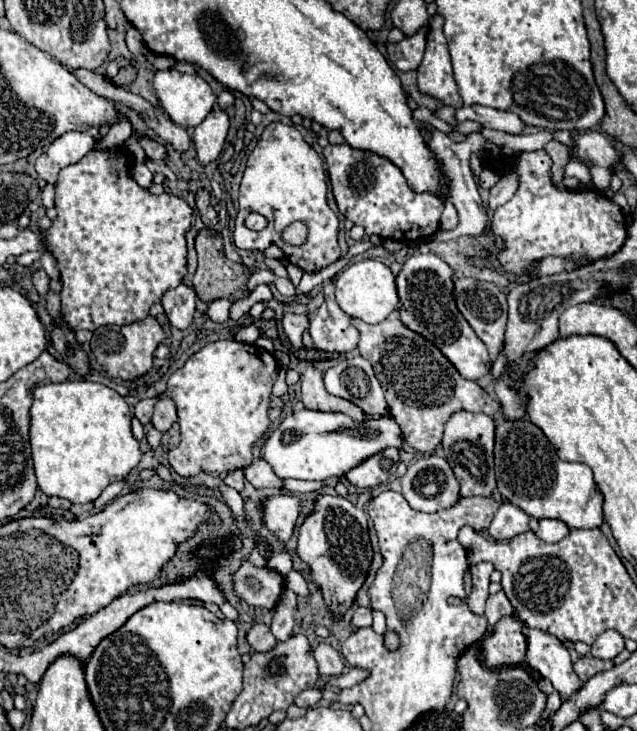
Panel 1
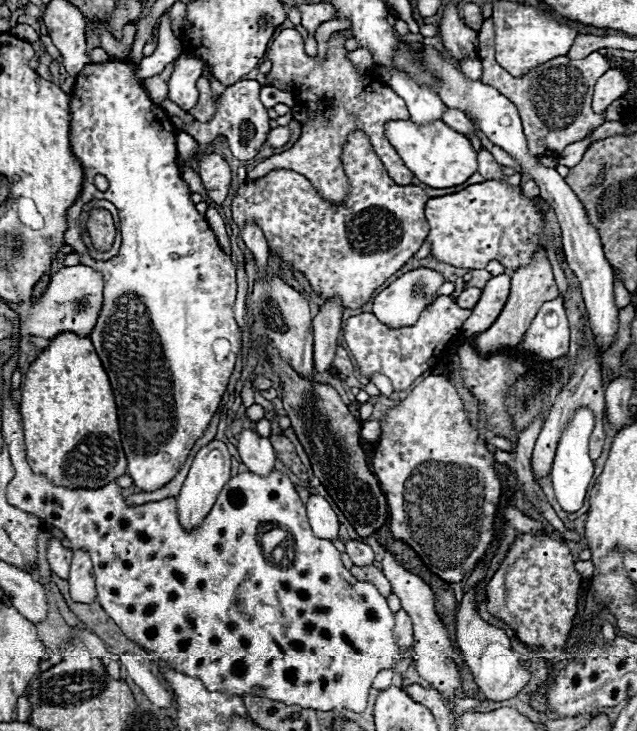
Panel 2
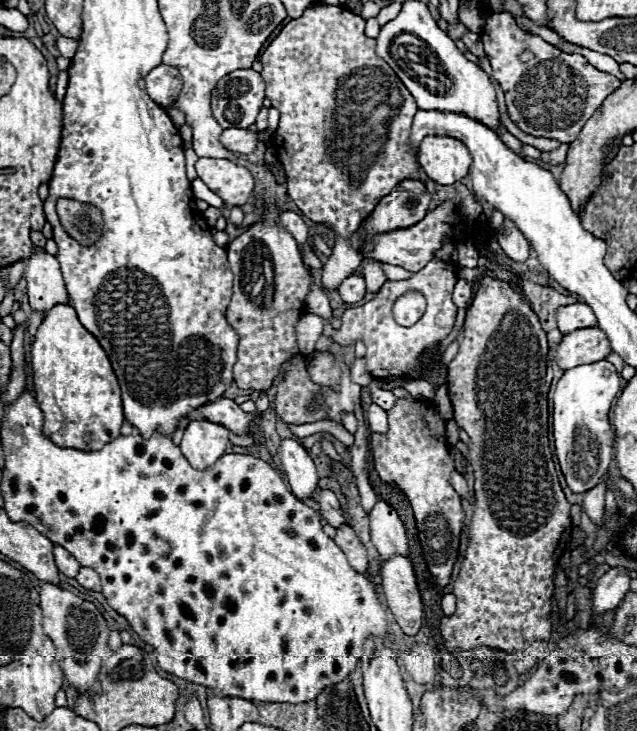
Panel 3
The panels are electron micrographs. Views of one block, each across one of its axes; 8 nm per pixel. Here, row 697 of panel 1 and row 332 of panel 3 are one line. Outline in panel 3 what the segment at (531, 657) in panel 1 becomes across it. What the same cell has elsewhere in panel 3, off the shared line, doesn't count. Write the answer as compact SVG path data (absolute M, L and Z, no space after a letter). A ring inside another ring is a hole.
M568 304L560 306L554 312L556 316L556 326L562 334L580 330L580 328L592 328L596 326L596 316L586 304Z

